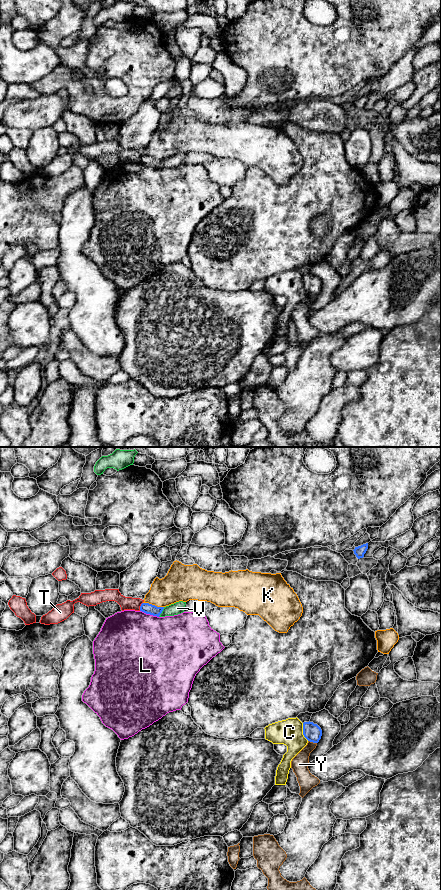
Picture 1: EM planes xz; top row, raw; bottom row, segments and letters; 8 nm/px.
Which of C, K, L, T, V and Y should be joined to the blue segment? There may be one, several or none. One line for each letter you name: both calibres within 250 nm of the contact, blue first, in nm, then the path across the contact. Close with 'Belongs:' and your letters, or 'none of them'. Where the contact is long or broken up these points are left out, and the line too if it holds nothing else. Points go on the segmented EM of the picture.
Belongs: none of them

